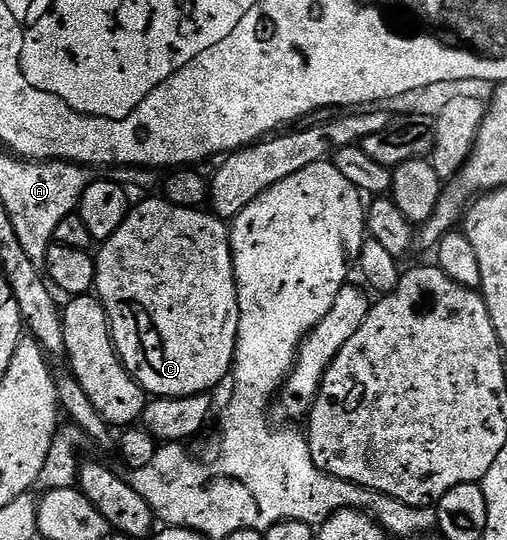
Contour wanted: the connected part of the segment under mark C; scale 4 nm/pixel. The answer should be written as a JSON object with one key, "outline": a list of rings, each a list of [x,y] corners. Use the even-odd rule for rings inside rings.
{"outline":[[[157,196],[138,206],[136,203],[123,224],[100,246],[101,251],[95,254],[95,294],[105,310],[121,365],[146,395],[186,398],[192,394],[209,394],[224,378],[226,381],[233,368],[239,324],[229,226],[212,212],[179,208]]]}

